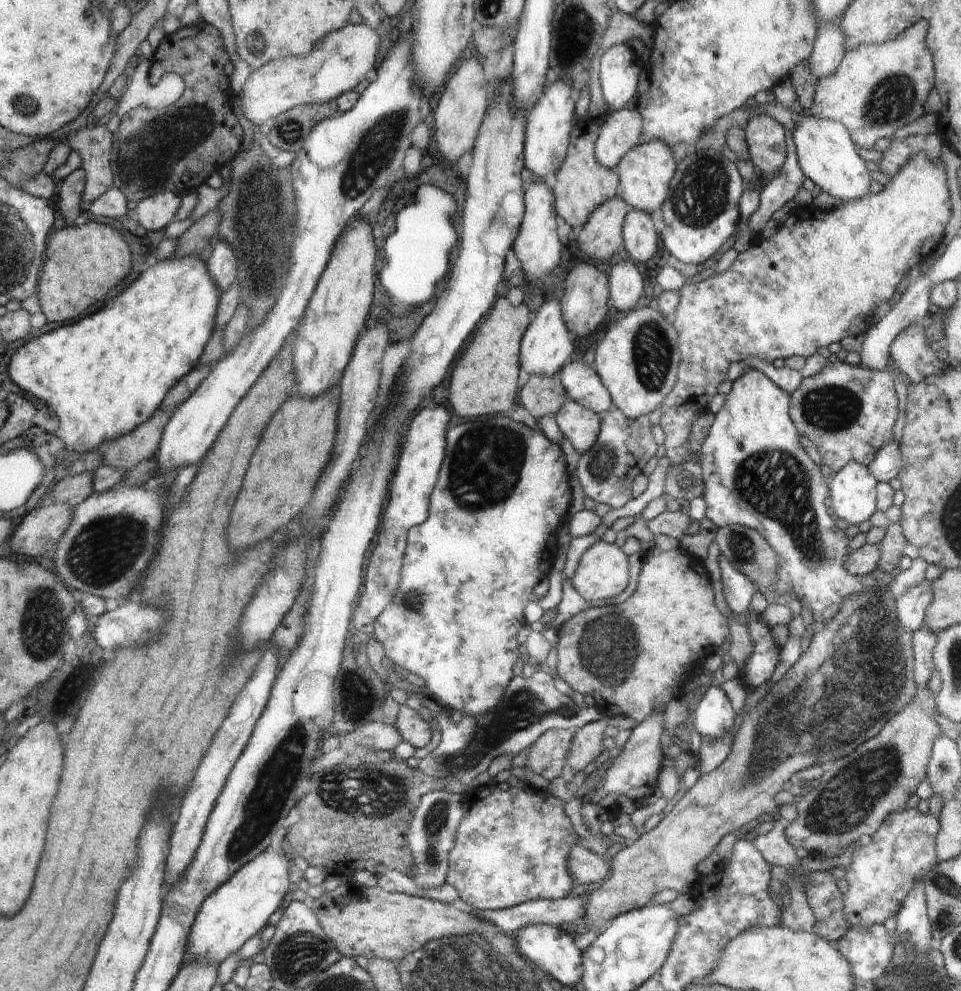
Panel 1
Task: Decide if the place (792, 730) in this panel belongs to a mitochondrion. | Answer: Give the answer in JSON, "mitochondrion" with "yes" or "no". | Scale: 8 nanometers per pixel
{"mitochondrion":"yes"}

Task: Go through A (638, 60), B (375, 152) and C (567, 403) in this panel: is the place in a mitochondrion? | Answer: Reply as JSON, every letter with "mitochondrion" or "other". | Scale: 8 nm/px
{"A":"other","B":"mitochondrion","C":"other"}

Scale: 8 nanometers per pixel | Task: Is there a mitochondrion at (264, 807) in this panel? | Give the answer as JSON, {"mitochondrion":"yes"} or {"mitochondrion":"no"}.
{"mitochondrion":"yes"}

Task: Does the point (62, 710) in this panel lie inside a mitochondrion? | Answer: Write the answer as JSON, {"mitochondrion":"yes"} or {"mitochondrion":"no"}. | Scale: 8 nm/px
{"mitochondrion":"no"}

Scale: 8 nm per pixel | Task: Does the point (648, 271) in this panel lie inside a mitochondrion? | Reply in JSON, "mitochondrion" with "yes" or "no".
{"mitochondrion":"no"}

